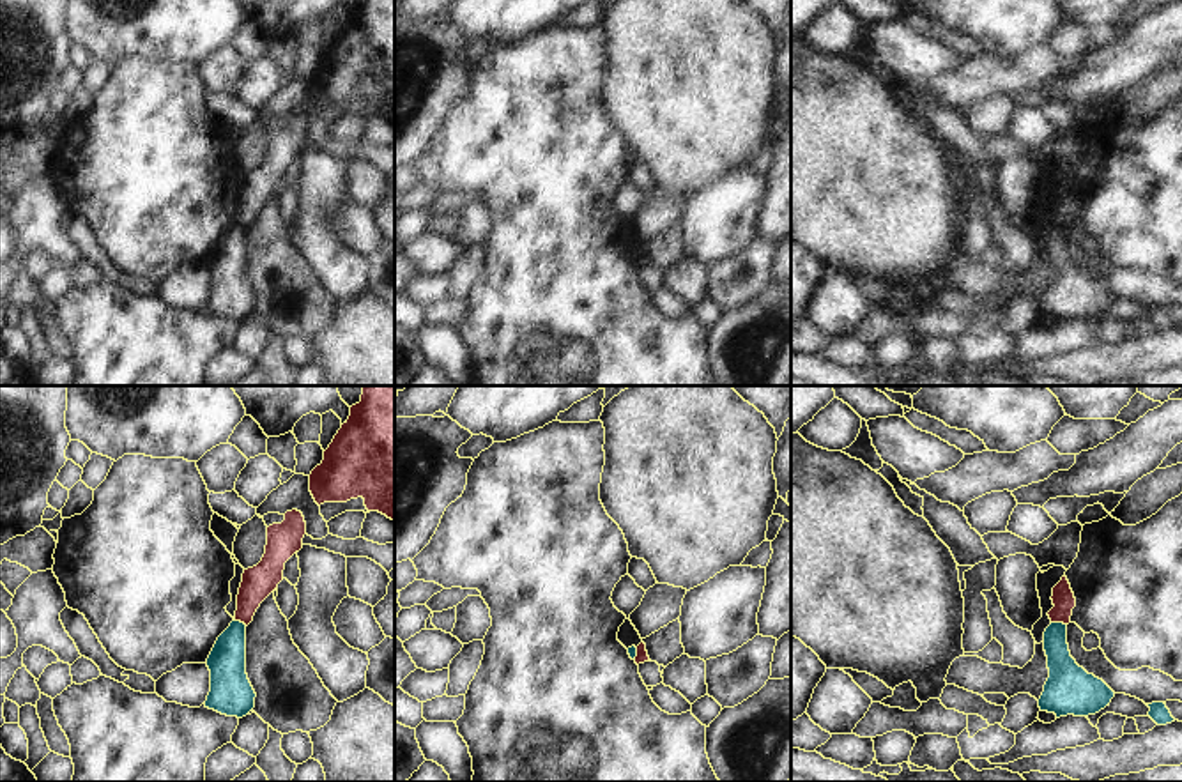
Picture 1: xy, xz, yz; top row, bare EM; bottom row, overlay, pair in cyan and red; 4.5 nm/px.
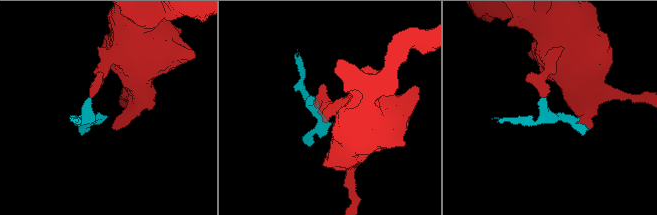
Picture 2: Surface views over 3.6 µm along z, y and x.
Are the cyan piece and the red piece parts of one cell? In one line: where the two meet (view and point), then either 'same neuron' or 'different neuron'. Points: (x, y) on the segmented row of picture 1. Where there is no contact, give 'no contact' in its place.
meets cyan in yz at (1059, 623); different neuron

